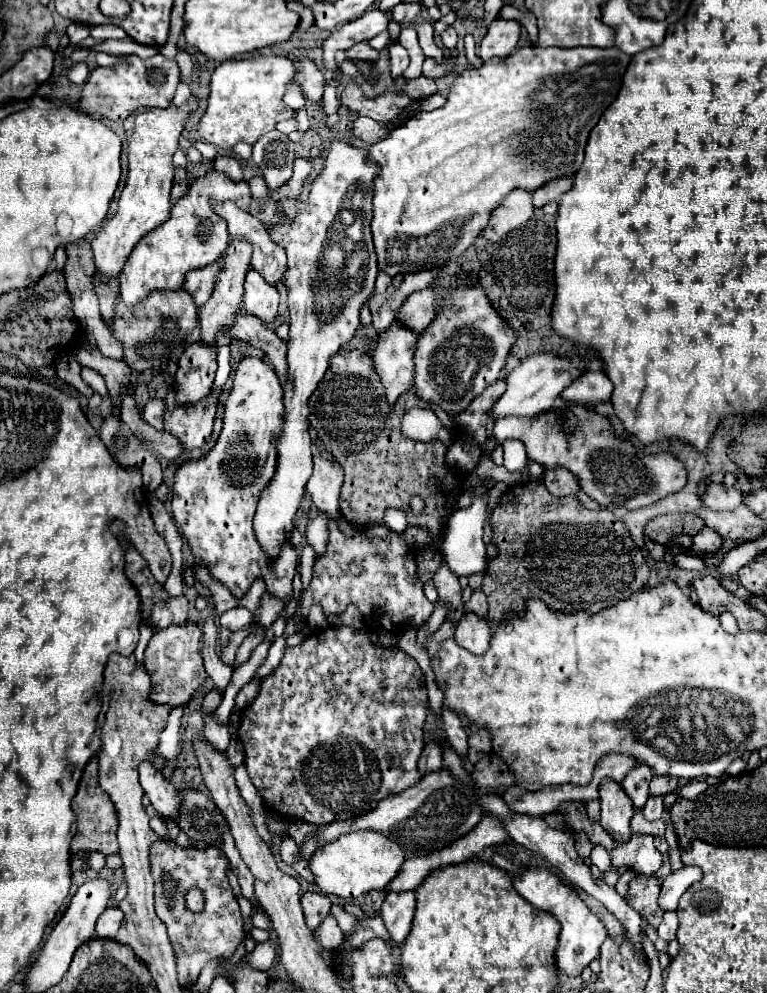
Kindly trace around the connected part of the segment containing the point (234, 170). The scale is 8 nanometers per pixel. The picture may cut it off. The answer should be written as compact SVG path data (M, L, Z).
M219 155L219 157L215 159L215 163L213 163L213 171L223 173L223 175L227 175L227 177L233 179L233 181L241 181L241 179L243 179L239 161L233 159L233 157L227 157L227 155Z

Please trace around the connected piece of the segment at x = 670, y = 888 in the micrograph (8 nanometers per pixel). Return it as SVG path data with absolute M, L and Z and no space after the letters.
M681 867L679 871L671 871L661 885L661 897L659 897L659 905L665 911L673 911L677 909L679 897L695 883L701 881L701 869L699 867Z

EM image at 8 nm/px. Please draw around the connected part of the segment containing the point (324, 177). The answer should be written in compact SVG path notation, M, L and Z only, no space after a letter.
M333 141L329 147L327 163L323 173L317 177L312 184L316 184L316 191L313 189L307 197L305 203L299 199L281 199L277 201L283 211L281 211L281 221L273 227L269 227L269 235L277 245L281 245L287 253L287 271L283 277L283 285L287 287L287 305L289 305L289 341L287 341L287 363L289 363L289 381L283 385L285 391L285 425L283 425L283 435L279 439L279 459L277 459L277 473L273 481L265 487L257 513L253 519L253 527L257 533L257 539L261 547L265 549L267 555L277 557L279 545L291 539L291 529L293 529L293 515L299 509L299 503L305 493L305 483L311 477L311 437L307 435L309 429L309 405L307 399L315 391L317 383L323 379L329 359L355 335L359 329L359 309L367 301L367 297L375 289L375 277L377 277L377 257L375 257L375 247L371 241L371 235L363 231L371 231L371 197L373 197L373 179L379 173L377 165L367 161L367 151L361 147L353 147L343 141Z

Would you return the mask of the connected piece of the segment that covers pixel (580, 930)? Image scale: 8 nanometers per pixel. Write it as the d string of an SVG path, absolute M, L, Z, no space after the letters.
M527 867L521 877L513 877L513 885L519 891L519 895L523 895L533 907L553 913L557 917L557 921L561 923L561 933L559 933L561 941L559 941L559 947L555 953L557 967L561 973L575 977L581 973L581 969L585 965L589 965L593 959L599 957L599 947L607 937L607 929L587 909L587 905L577 897L577 893L565 881L561 881L561 877L557 873L553 873L551 869Z

